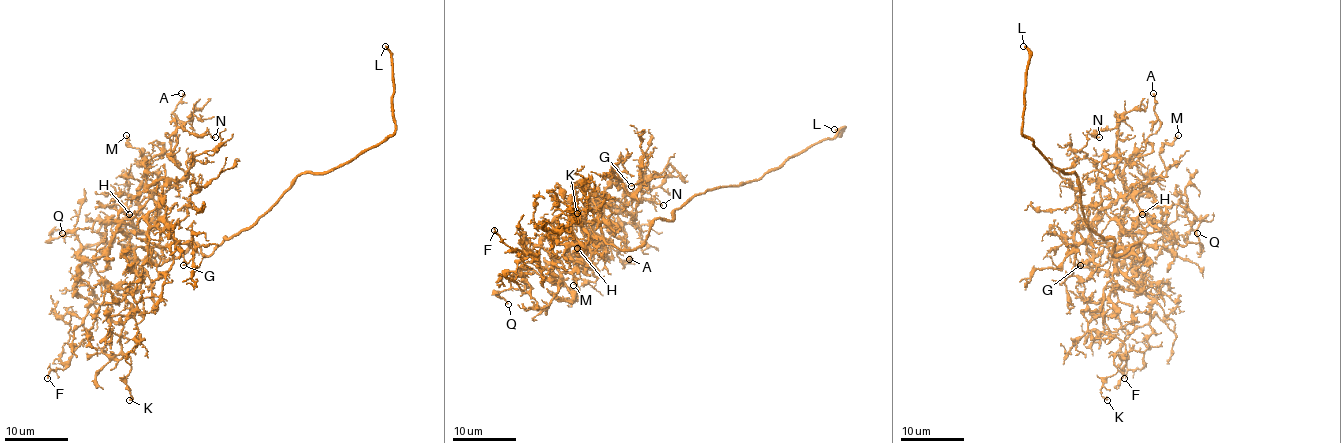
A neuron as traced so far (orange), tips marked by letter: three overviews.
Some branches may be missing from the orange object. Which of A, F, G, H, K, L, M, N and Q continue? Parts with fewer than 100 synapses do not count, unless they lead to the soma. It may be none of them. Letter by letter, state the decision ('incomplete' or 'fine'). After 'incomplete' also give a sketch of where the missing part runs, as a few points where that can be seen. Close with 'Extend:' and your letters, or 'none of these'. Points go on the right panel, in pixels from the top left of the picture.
A: fine
F: fine
G: fine
H: fine
K: fine
L: incomplete
M: fine
N: fine
Q: fine
Extend: L

